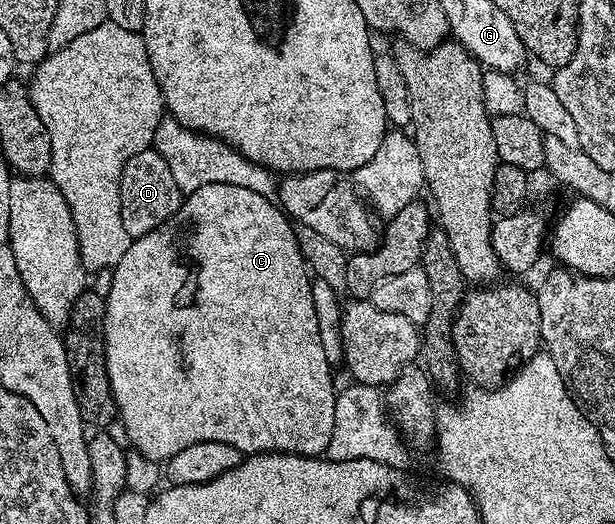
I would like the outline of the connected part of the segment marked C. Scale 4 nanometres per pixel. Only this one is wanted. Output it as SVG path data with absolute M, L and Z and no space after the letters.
M235 184L202 185L201 189L188 194L183 203L157 229L140 239L131 240L125 257L117 261L110 272L111 288L105 291L105 329L103 348L109 385L113 389L115 404L119 410L117 419L123 422L126 442L145 457L156 461L171 459L181 449L197 445L197 441L225 441L233 445L244 457L266 455L268 451L284 451L286 455L319 457L326 452L329 437L333 437L333 409L337 386L331 376L333 365L325 357L321 346L321 329L317 329L317 309L313 309L312 276L307 261L298 248L295 227L278 202L266 199L252 189Z

